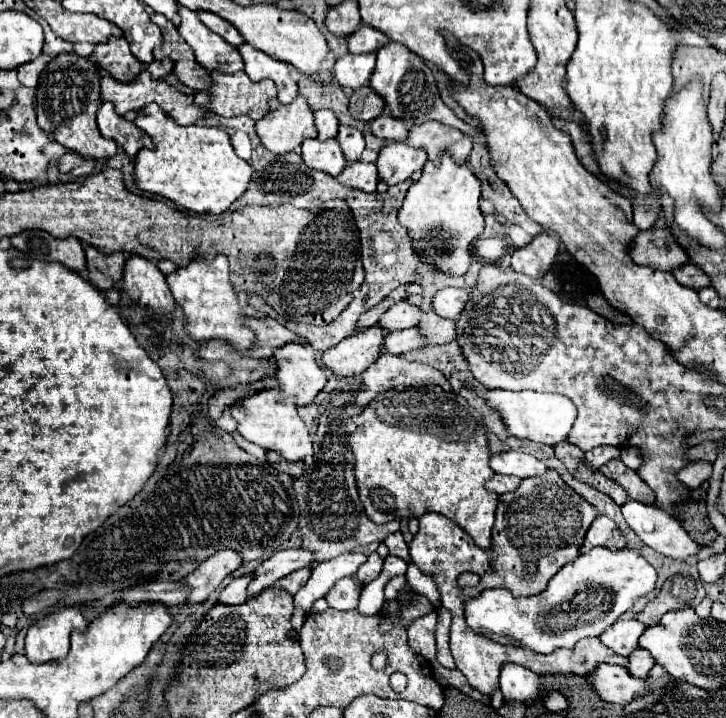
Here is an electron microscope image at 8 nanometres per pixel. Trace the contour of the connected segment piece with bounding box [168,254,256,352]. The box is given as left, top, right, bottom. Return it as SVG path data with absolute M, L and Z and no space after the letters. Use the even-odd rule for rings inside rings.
M218 254L212 262L194 260L186 268L178 268L168 276L168 286L184 310L186 330L194 340L226 338L242 352L256 344L256 334L246 326L246 314L242 314L244 298L234 290L228 278L228 260L222 254Z

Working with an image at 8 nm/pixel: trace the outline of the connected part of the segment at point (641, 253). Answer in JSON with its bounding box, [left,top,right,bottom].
[630,228,688,272]

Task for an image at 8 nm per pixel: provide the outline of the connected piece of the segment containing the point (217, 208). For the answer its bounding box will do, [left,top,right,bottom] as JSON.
[134,104,252,214]

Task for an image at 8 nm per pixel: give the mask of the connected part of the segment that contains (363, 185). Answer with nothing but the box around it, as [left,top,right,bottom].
[336,162,378,192]

